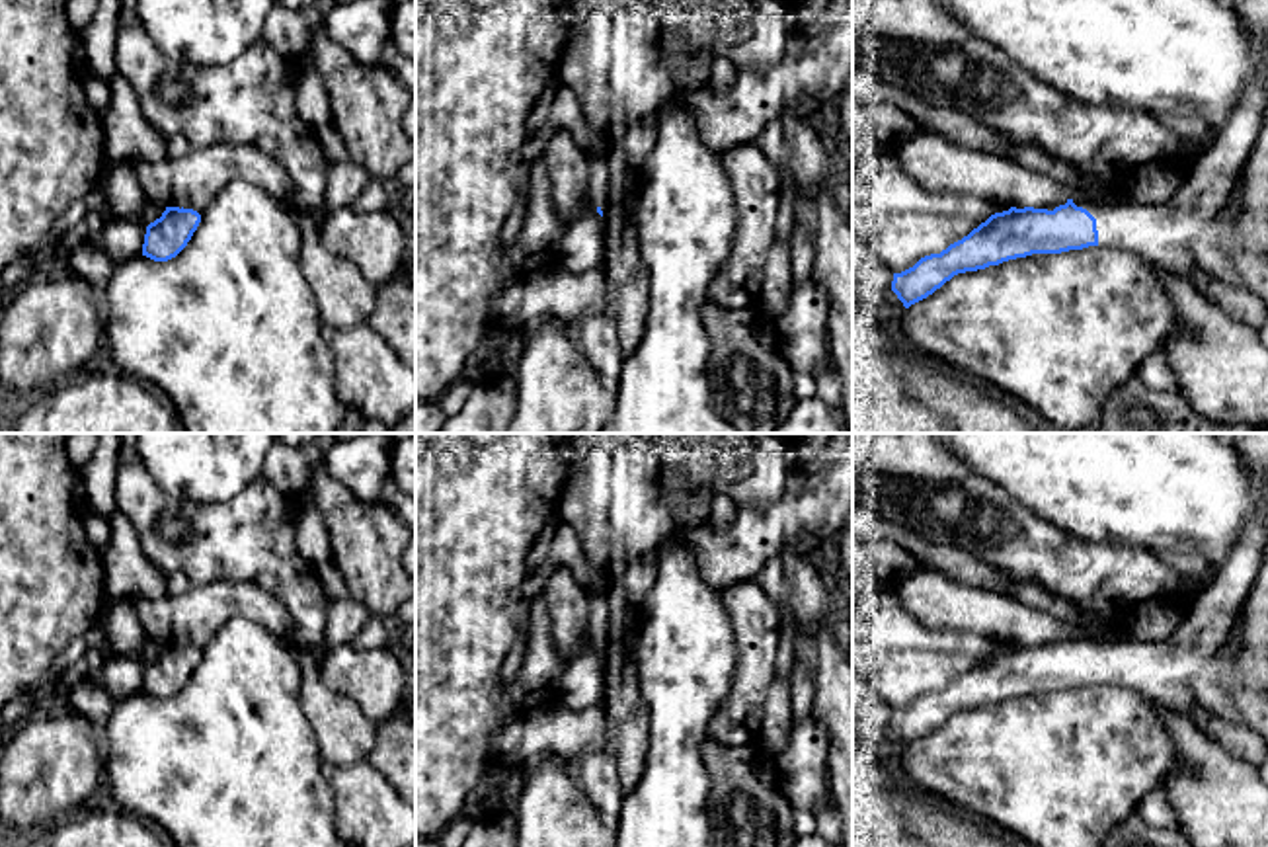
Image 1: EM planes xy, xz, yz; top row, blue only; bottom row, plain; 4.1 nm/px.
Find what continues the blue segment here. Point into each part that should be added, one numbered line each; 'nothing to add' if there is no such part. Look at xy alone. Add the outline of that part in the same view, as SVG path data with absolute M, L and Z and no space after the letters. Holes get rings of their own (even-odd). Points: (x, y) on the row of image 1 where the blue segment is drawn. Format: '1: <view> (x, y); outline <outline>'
nothing to add

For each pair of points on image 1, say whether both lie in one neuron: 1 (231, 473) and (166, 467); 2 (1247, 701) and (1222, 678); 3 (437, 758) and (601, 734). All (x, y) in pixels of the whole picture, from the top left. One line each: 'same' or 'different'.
1: same
2: same
3: different

